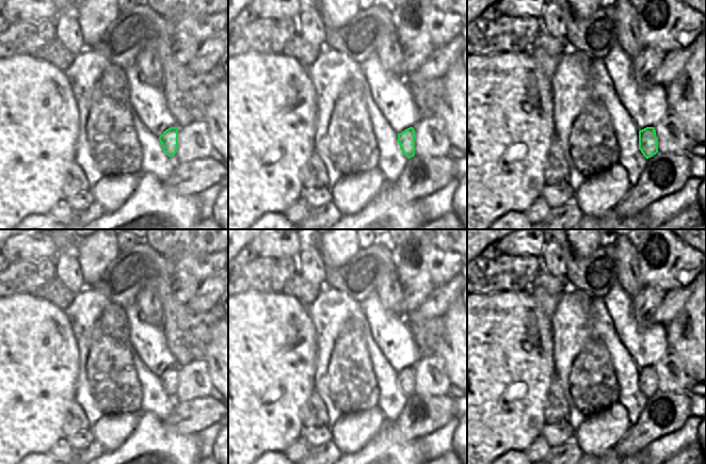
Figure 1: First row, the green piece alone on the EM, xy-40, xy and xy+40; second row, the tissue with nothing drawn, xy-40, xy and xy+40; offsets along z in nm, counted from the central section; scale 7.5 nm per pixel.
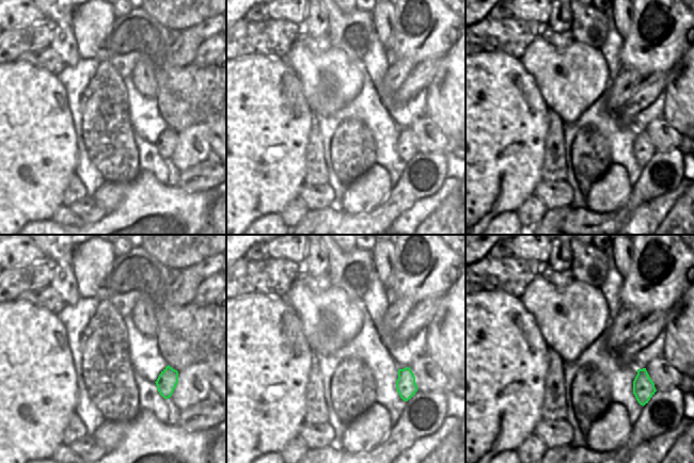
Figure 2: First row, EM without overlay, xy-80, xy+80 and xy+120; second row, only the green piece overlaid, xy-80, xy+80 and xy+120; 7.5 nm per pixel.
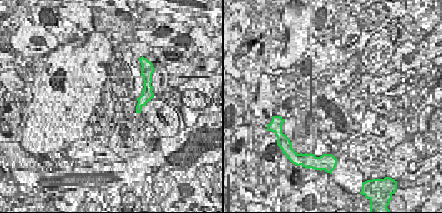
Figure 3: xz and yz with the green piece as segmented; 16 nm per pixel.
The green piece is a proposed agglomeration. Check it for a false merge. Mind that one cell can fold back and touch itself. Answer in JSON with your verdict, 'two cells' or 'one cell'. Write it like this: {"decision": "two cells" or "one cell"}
{"decision": "one cell"}

